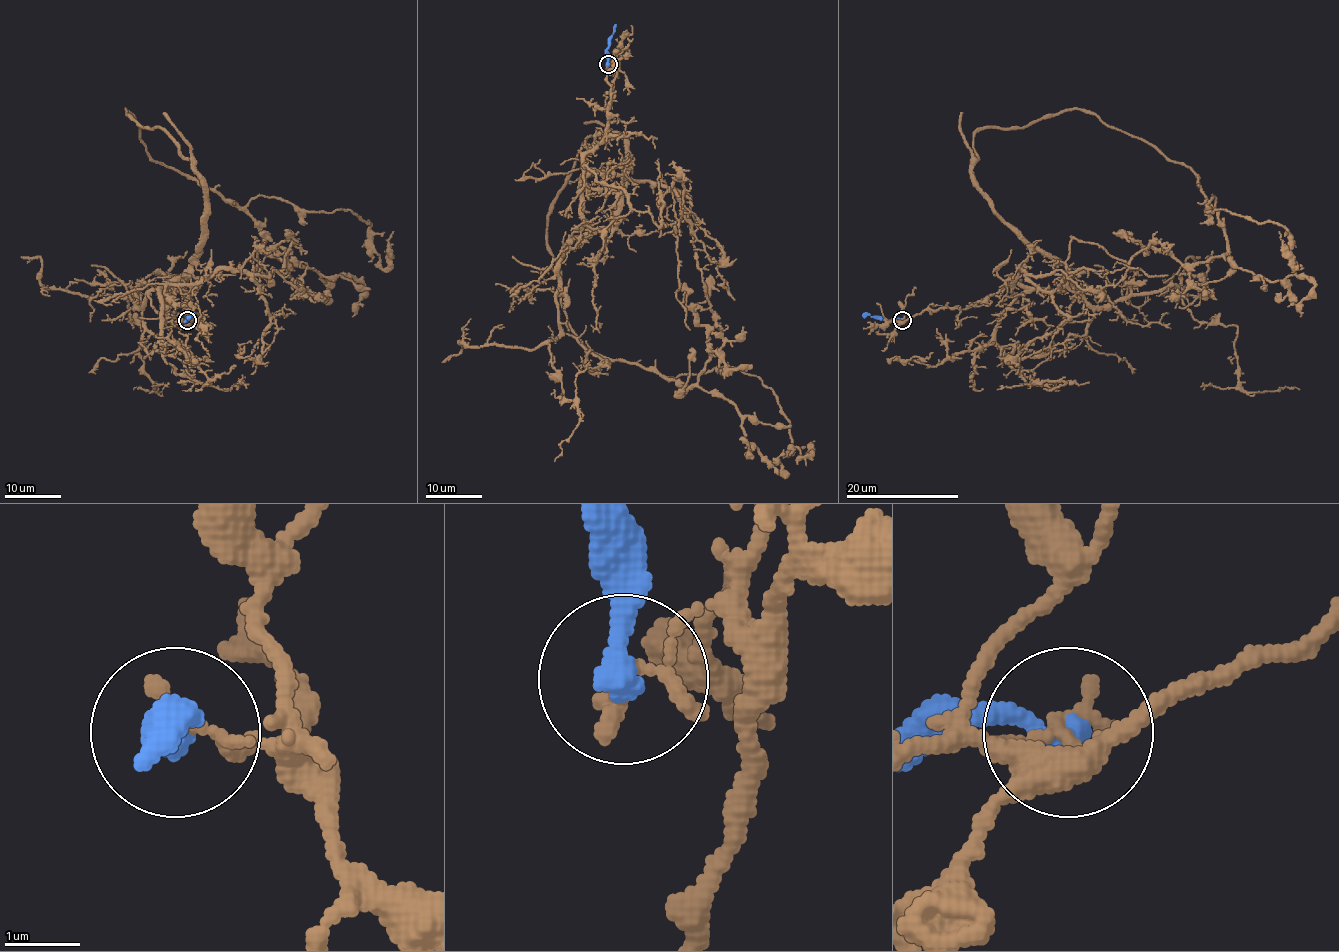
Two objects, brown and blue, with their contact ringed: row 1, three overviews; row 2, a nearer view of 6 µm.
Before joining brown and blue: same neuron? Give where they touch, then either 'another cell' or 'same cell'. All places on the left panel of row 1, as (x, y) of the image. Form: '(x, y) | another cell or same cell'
(187, 320) | another cell

